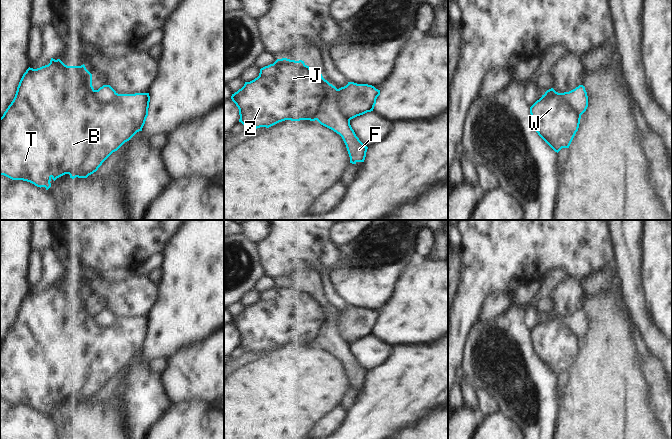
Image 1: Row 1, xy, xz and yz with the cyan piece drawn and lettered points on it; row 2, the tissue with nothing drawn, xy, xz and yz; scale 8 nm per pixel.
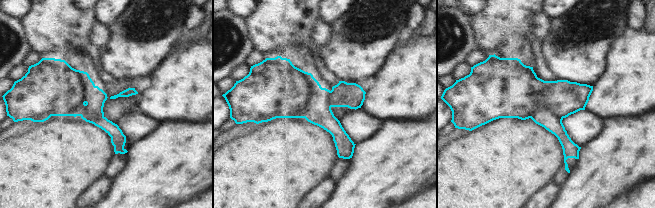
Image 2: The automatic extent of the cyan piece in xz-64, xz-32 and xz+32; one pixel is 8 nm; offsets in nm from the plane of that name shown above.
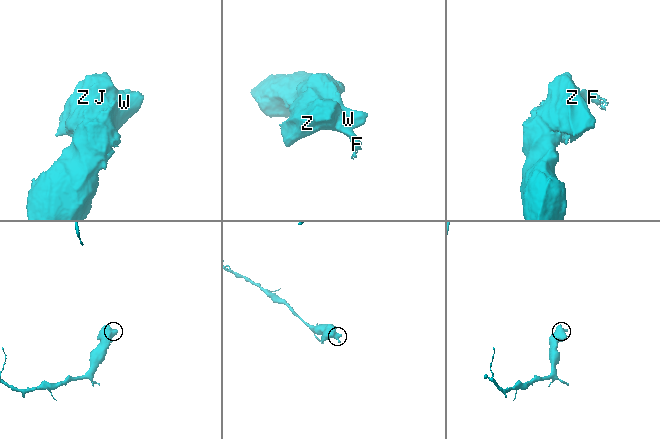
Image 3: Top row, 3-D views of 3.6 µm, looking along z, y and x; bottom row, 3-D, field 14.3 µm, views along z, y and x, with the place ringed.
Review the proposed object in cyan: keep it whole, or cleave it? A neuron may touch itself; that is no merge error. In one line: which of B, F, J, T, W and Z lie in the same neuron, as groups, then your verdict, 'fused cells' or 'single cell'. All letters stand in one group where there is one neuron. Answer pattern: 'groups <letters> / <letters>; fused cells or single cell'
groups B J T W Z / F; fused cells

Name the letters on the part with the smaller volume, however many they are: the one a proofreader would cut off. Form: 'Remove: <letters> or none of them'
Remove: F

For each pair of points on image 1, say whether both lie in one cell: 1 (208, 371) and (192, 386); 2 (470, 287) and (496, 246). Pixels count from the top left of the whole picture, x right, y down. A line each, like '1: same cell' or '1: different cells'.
1: same cell
2: same cell

